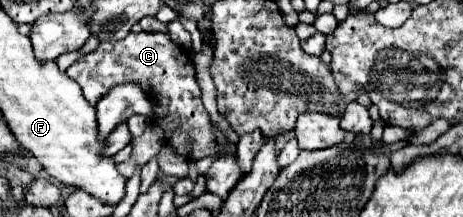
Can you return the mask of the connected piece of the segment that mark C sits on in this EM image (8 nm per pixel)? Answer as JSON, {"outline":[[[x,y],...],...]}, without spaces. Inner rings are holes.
{"outline":[[[129,32],[129,36],[121,42],[103,42],[95,52],[69,66],[67,76],[79,82],[85,100],[93,106],[107,96],[107,90],[111,90],[115,84],[135,80],[147,98],[157,98],[153,108],[155,124],[165,130],[165,142],[171,144],[177,154],[189,160],[199,160],[205,156],[215,158],[219,154],[219,146],[211,132],[209,114],[201,102],[201,88],[195,78],[193,62],[187,50],[179,48],[173,40],[169,40],[167,34]]]}

